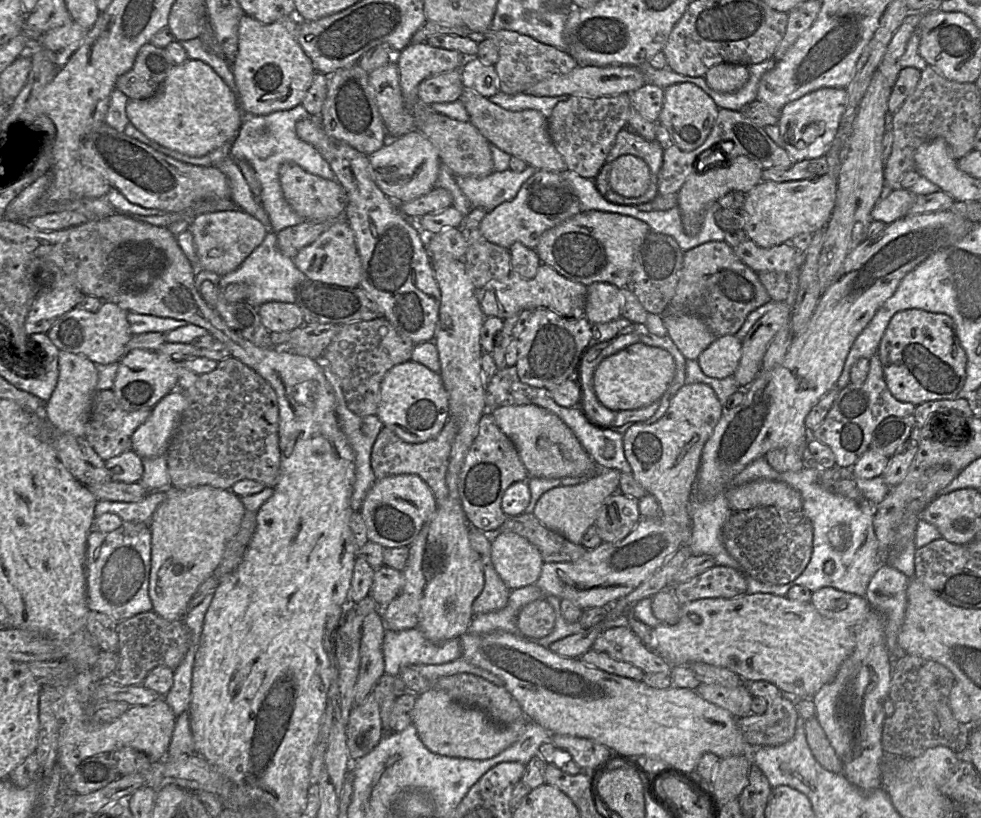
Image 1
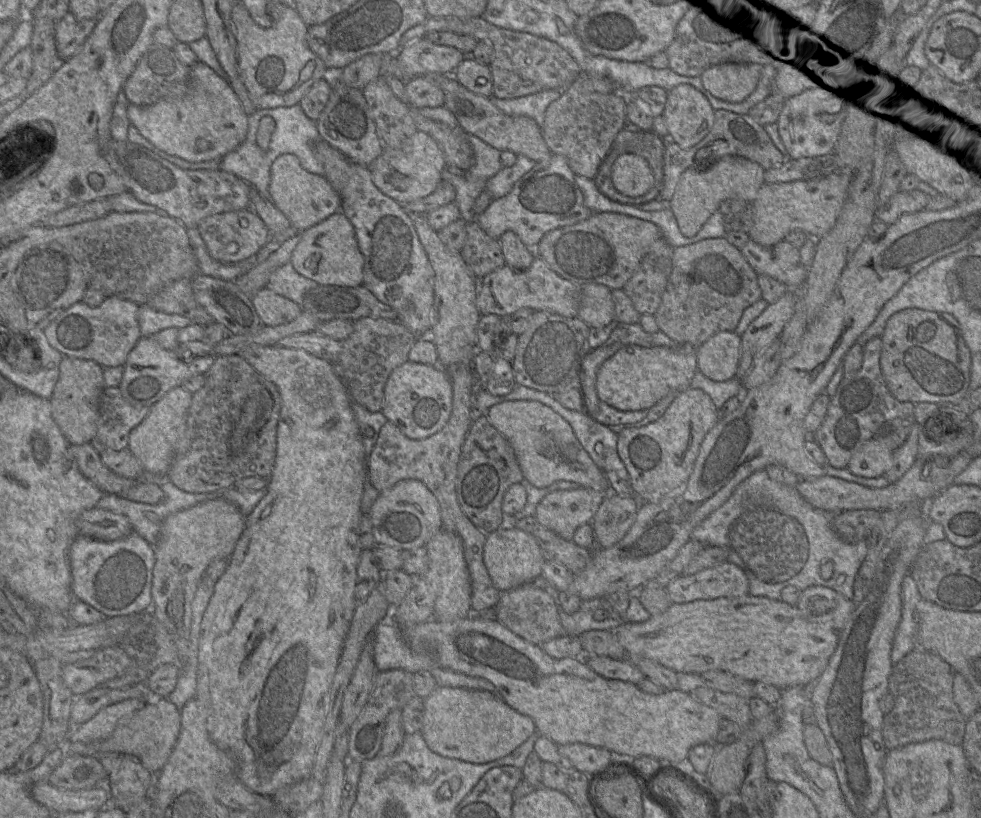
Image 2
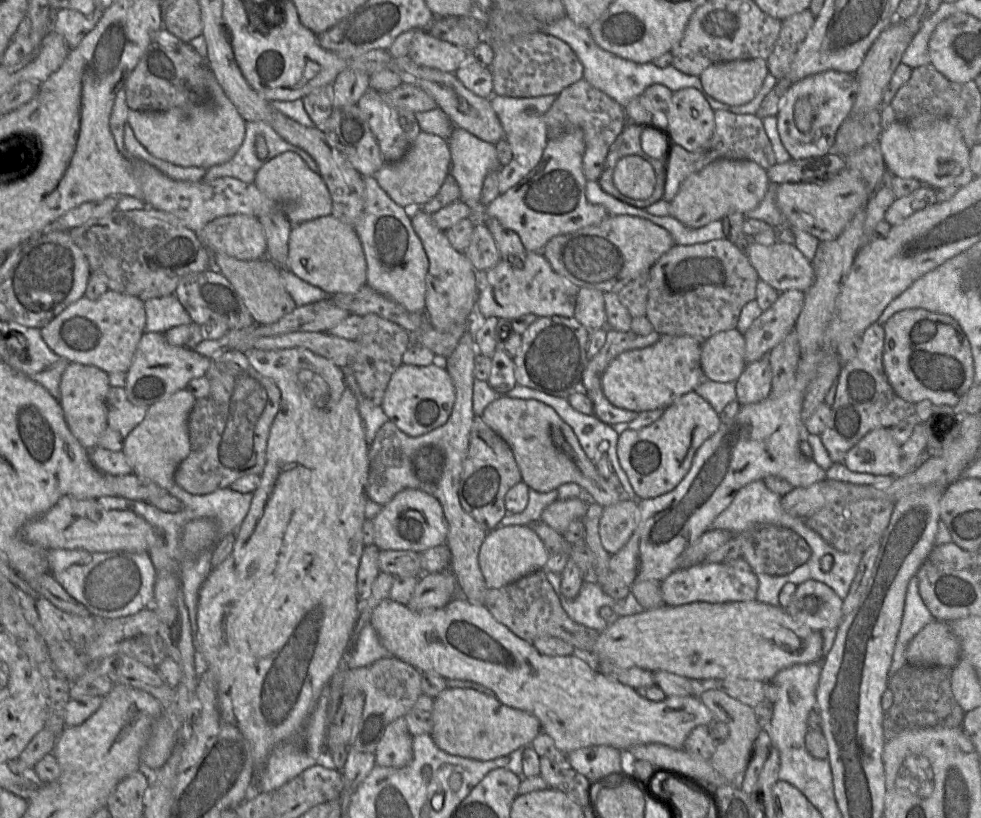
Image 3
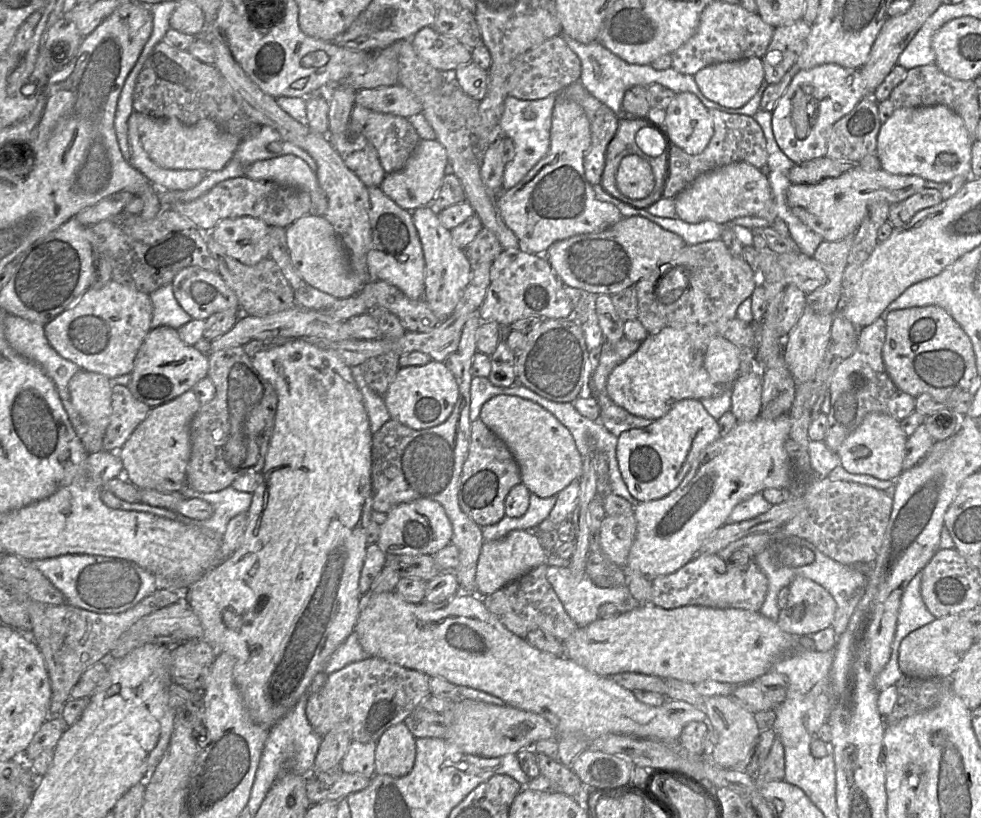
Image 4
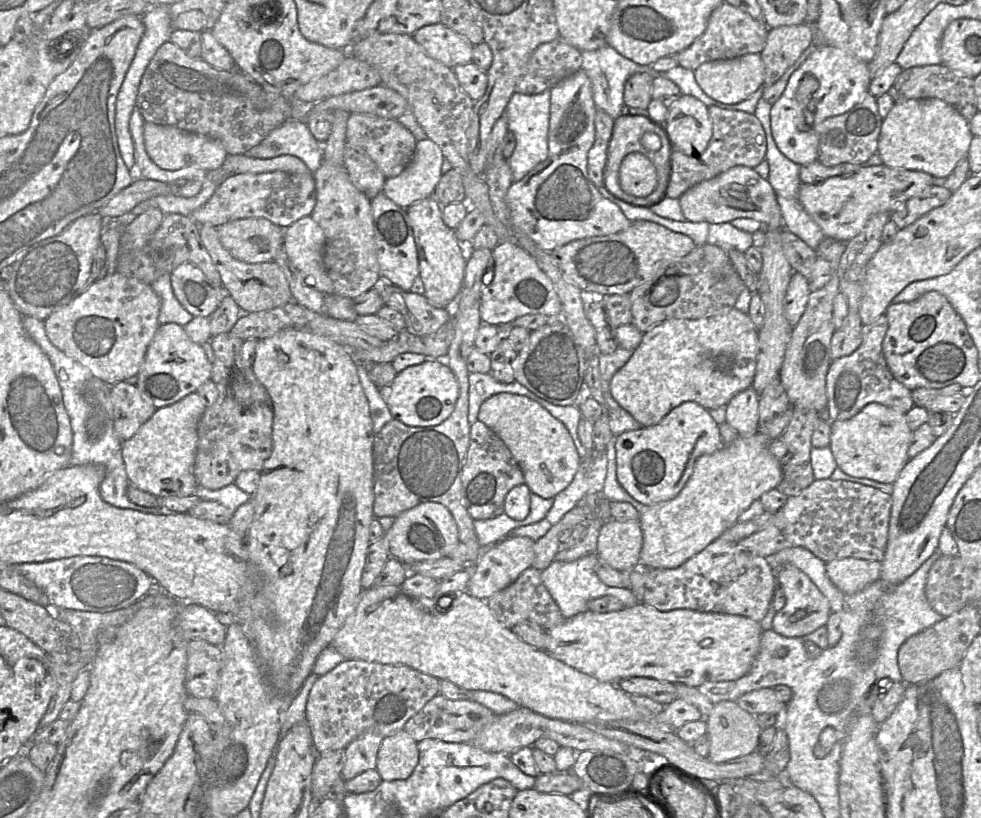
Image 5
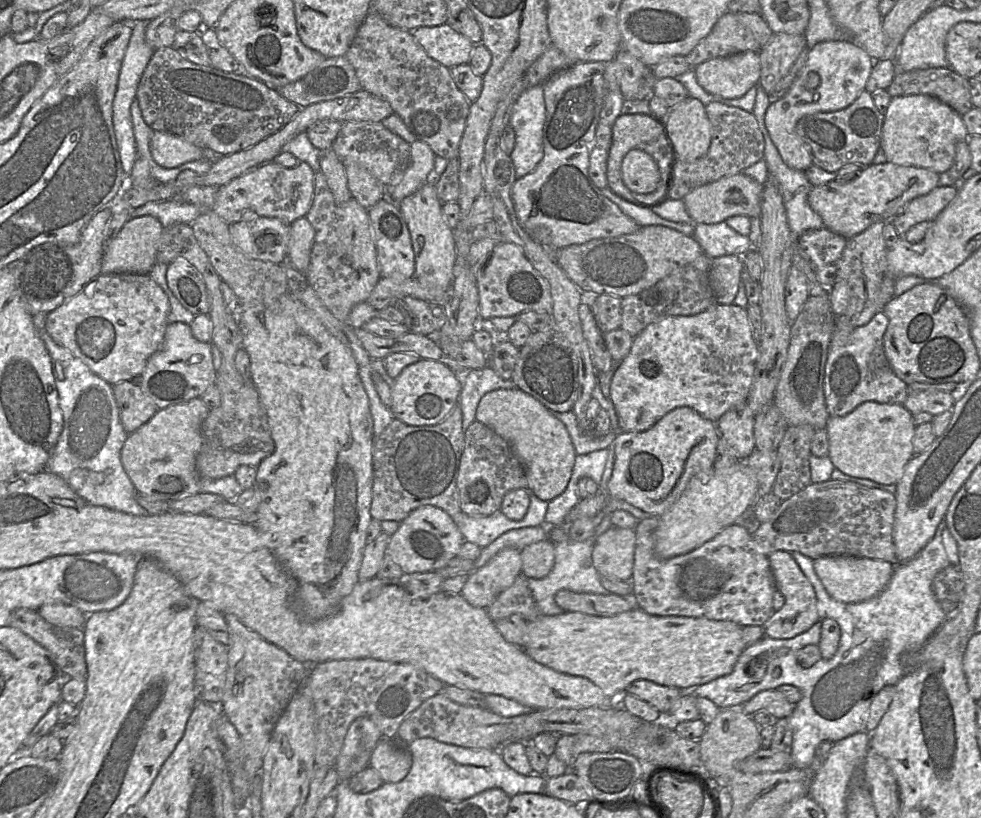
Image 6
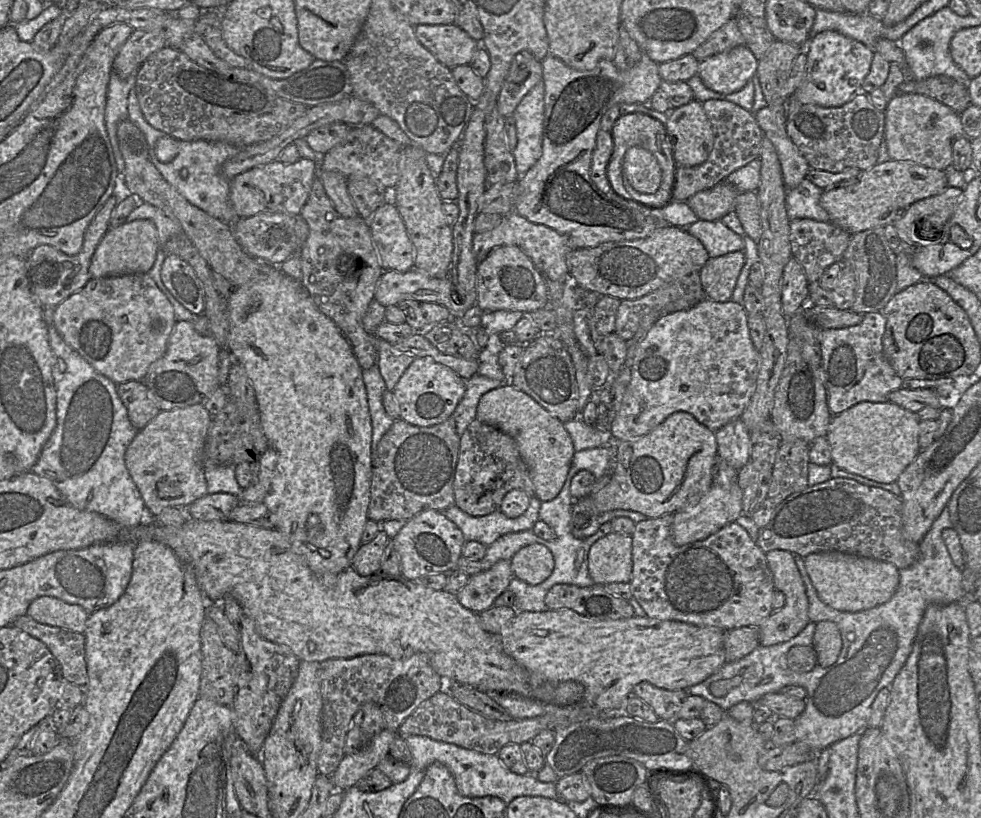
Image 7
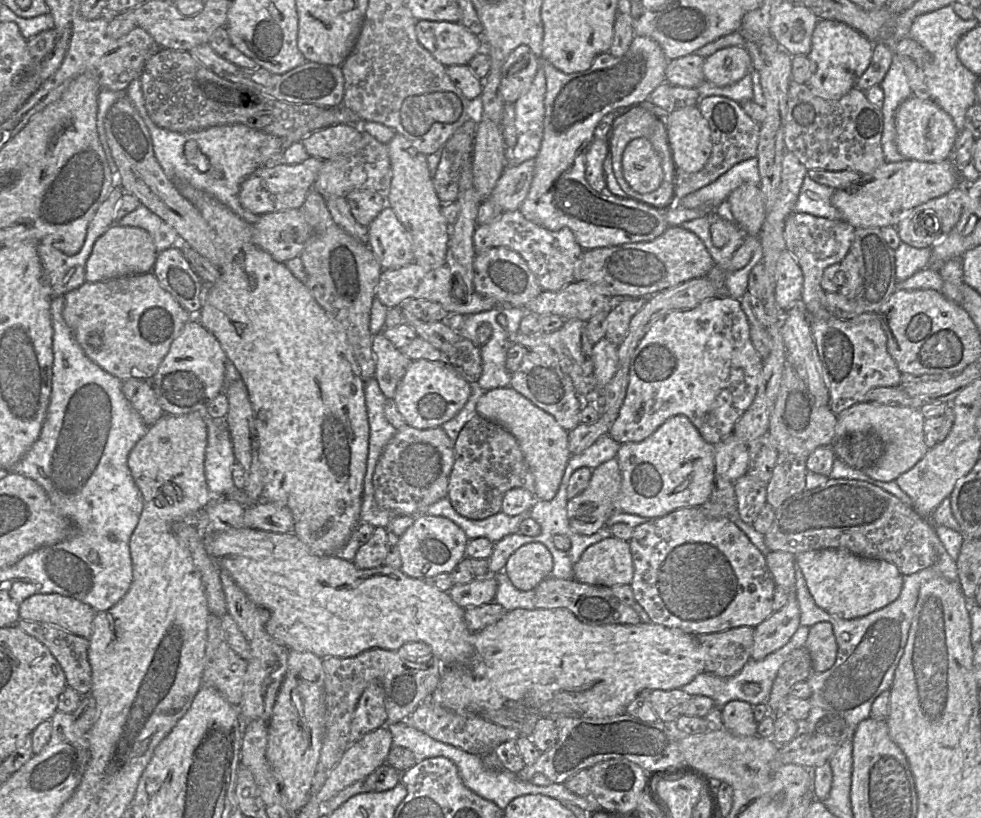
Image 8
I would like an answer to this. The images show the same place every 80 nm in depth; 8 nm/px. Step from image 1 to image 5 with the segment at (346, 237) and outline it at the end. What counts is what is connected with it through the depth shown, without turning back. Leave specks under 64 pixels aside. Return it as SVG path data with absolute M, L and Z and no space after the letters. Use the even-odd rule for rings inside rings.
M310 215L300 218L284 229L284 248L289 260L300 271L307 285L326 295L334 294L334 286L323 264L324 243L324 231Z

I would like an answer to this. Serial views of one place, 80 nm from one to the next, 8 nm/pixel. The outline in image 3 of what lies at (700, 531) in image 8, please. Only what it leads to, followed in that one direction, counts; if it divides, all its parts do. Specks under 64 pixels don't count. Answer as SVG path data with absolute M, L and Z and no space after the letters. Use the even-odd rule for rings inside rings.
M743 558L721 563L703 562L686 569L675 570L660 582L663 603L667 606L679 606L693 602L754 601L756 600L757 590L757 576Z

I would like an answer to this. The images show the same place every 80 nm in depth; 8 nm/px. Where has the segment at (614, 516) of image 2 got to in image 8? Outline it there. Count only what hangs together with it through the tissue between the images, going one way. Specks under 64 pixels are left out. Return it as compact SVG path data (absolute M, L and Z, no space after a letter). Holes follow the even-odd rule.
M611 536L589 546L574 565L573 577L579 582L612 588L630 584L634 564L629 541Z

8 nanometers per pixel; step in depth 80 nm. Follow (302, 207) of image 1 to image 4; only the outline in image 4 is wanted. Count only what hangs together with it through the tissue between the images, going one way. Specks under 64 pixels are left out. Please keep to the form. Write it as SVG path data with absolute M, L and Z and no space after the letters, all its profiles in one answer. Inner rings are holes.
M286 154L253 162L246 168L245 176L253 180L273 181L306 191L312 203L309 214L323 216L327 210L327 196L319 185L316 173L296 155Z

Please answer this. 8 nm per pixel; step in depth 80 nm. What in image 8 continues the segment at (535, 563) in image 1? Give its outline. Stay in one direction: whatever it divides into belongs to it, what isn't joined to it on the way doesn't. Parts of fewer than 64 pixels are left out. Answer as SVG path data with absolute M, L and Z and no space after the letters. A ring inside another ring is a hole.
M492 574L474 578L470 583L453 585L448 591L452 600L462 608L476 607L494 601L498 582Z

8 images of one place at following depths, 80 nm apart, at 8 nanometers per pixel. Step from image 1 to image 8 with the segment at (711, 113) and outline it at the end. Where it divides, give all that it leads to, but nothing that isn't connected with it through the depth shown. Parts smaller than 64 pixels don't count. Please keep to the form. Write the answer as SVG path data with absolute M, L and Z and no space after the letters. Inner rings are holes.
M698 106L673 110L668 113L665 124L680 171L701 170L711 153L712 143L708 122Z

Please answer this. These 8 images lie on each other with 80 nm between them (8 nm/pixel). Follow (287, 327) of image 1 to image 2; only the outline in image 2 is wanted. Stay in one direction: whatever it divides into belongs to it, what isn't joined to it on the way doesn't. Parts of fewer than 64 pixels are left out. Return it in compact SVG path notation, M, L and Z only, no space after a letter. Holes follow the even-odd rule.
M266 286L251 297L252 304L264 326L278 326L296 319L302 309L300 305L281 296Z

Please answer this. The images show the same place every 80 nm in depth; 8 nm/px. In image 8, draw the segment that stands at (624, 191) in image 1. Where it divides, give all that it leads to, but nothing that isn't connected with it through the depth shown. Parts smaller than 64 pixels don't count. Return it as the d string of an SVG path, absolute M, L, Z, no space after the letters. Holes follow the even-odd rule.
M635 138L622 154L622 173L629 186L640 194L655 191L663 181L661 159L646 138Z

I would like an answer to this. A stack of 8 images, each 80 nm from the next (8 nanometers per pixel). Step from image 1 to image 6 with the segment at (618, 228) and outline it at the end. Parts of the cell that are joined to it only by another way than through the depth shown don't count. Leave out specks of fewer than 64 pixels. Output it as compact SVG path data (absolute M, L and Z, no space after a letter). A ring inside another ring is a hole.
M661 225L640 226L637 231L619 237L600 238L583 244L570 245L555 250L553 256L561 269L584 294L608 294L625 298L635 295L656 284L675 269L684 266L703 252L693 236Z

